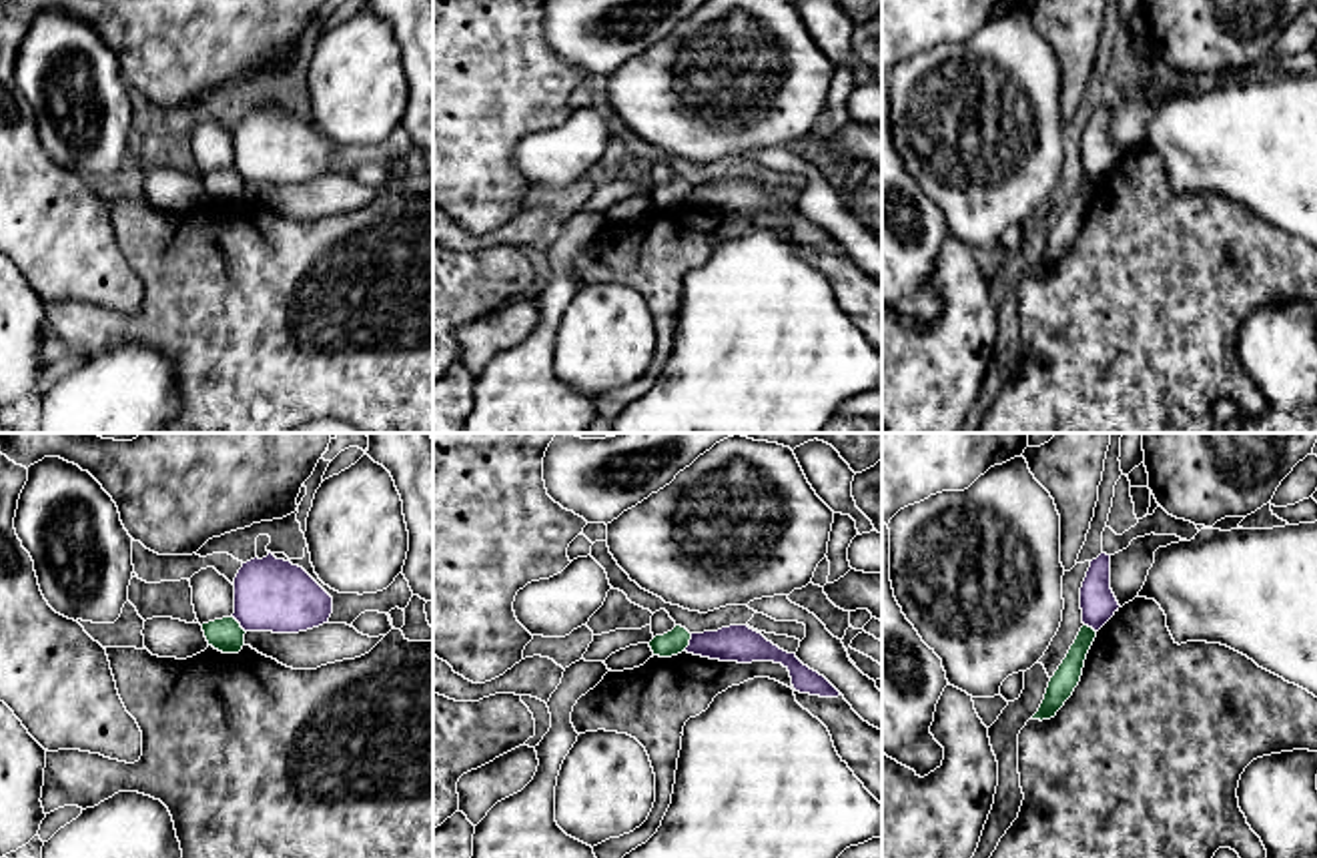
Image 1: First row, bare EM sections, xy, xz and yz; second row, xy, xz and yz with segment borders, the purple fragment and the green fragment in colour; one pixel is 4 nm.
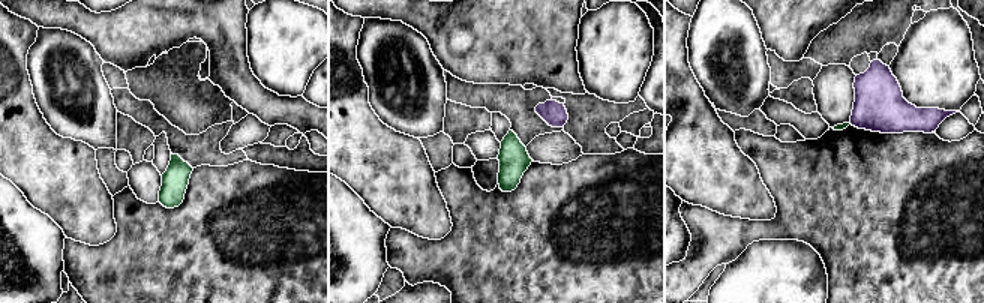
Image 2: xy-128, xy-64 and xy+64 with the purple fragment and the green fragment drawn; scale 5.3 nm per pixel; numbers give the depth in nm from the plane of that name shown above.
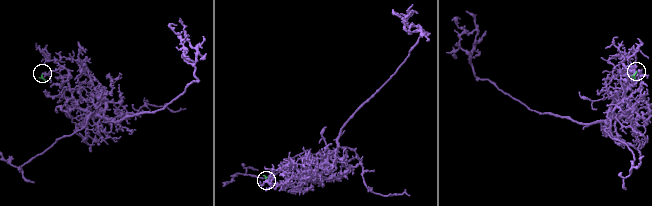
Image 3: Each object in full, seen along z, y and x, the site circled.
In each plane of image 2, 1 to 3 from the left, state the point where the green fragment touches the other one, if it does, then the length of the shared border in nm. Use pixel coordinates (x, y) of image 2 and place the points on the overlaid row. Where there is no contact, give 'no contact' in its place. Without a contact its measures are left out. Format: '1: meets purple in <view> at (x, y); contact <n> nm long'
1: no contact
2: no contact
3: no contact

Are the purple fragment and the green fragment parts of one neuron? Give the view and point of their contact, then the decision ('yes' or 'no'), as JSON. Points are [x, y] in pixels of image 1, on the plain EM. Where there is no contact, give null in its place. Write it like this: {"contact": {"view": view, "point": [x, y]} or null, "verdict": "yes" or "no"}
{"contact": {"view": "xz", "point": [690, 193]}, "verdict": "no"}

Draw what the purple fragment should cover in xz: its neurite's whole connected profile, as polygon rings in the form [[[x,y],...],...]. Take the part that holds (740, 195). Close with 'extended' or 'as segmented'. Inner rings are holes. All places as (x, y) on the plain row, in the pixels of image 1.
[[[730,176],[718,182],[692,184],[688,204],[720,210],[720,212],[774,212],[782,214],[792,229],[792,237],[800,245],[838,249],[842,247],[824,227],[804,217],[796,204],[788,204],[768,192],[762,184],[748,176]]]; as segmented

